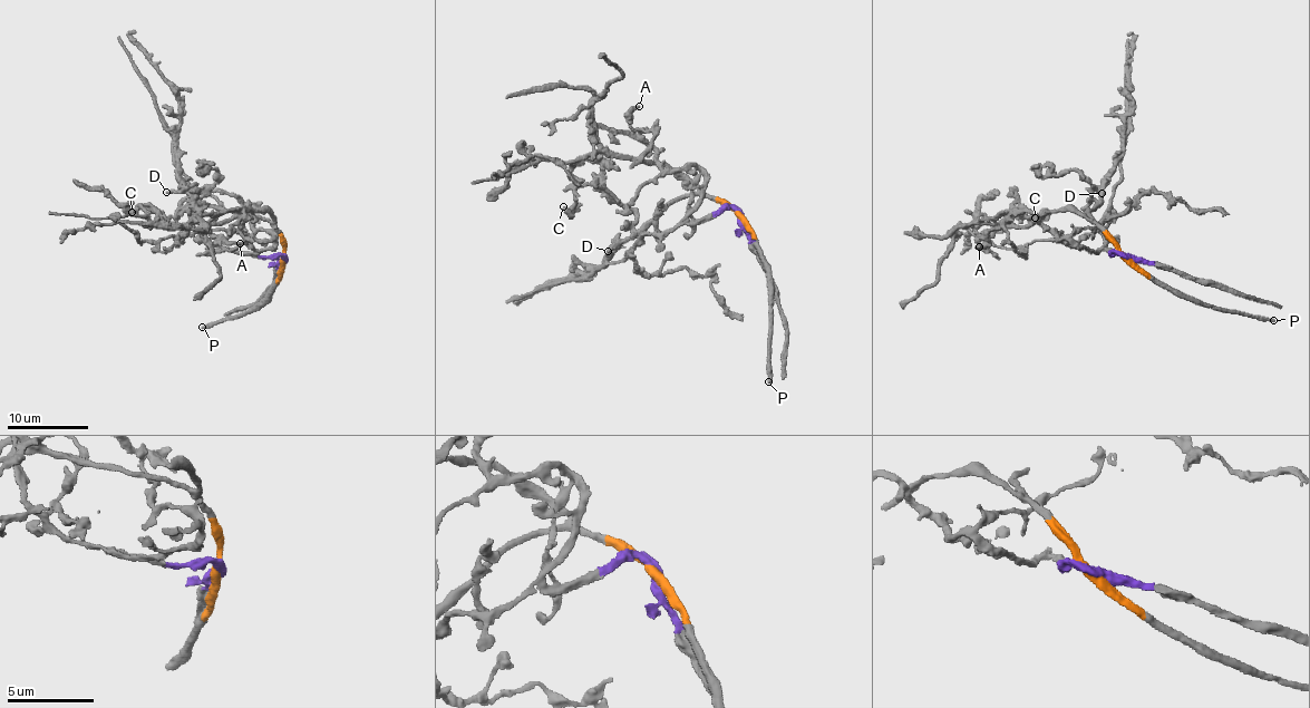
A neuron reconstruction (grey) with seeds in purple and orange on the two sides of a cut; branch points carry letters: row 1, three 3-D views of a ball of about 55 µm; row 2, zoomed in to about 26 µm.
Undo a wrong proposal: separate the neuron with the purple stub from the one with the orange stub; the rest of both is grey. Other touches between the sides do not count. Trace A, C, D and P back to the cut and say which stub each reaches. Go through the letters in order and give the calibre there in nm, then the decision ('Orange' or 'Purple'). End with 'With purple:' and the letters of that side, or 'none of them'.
A: Thickness 220 nm. Purple
C: Thickness 360 nm. Orange
D: Thickness 240 nm. Orange
P: Thickness 280 nm. Orange
With purple: A

